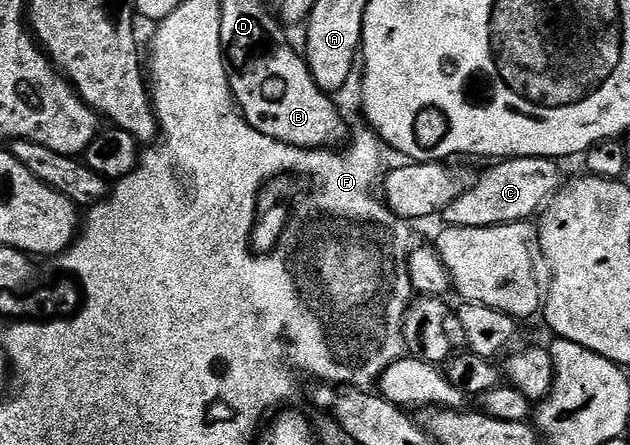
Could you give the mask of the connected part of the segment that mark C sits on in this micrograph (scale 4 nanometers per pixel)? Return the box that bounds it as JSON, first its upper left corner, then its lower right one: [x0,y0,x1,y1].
[441,157,565,226]

